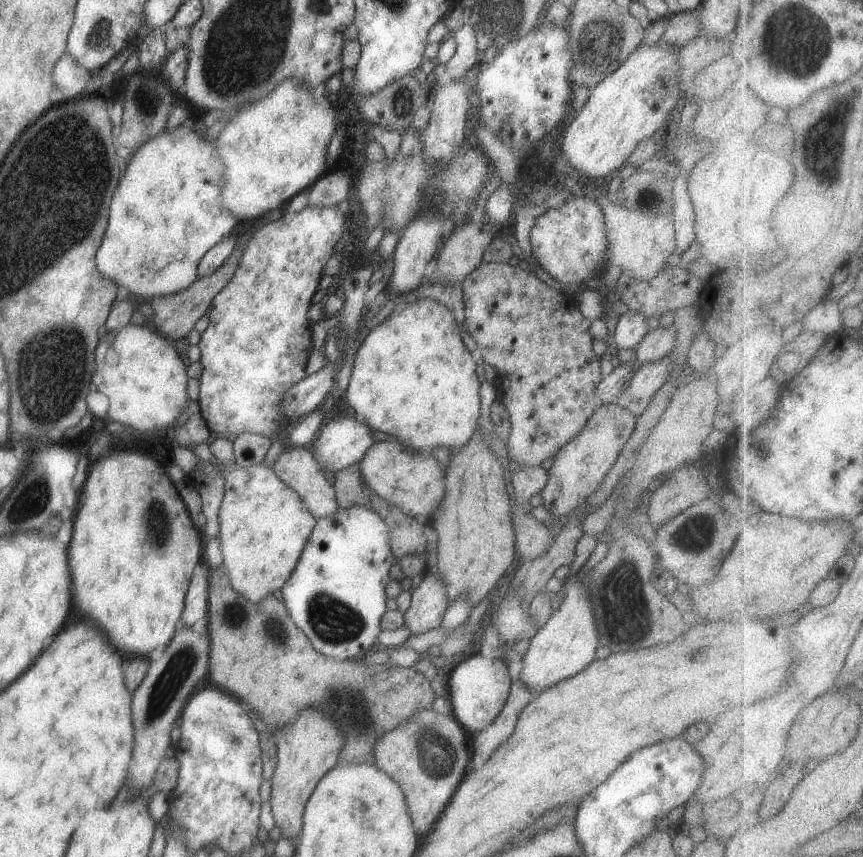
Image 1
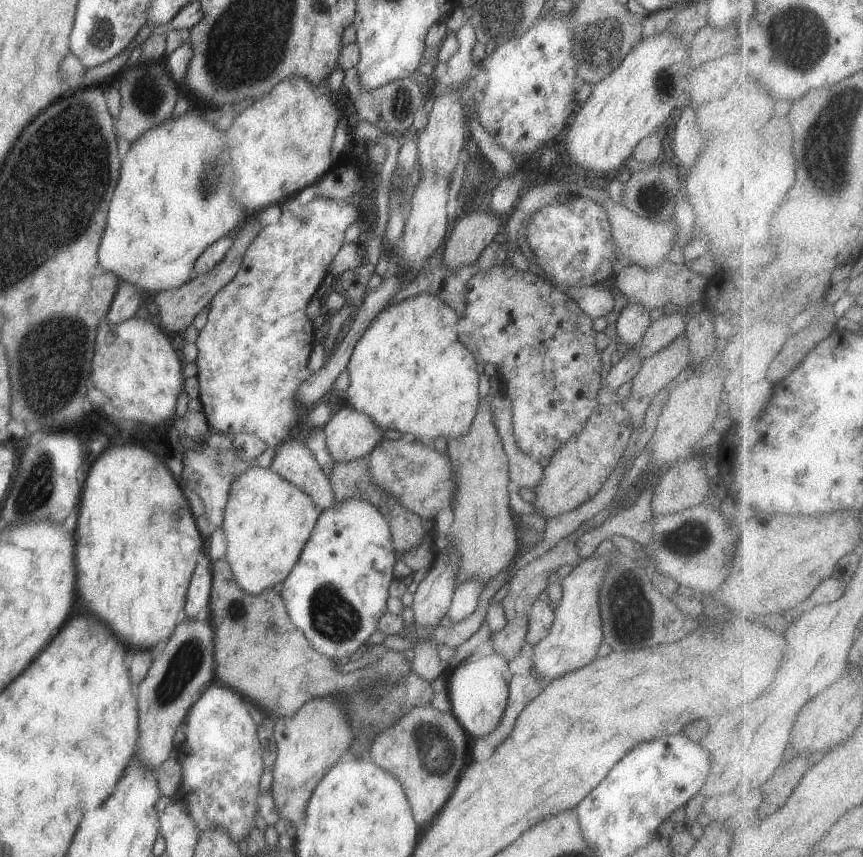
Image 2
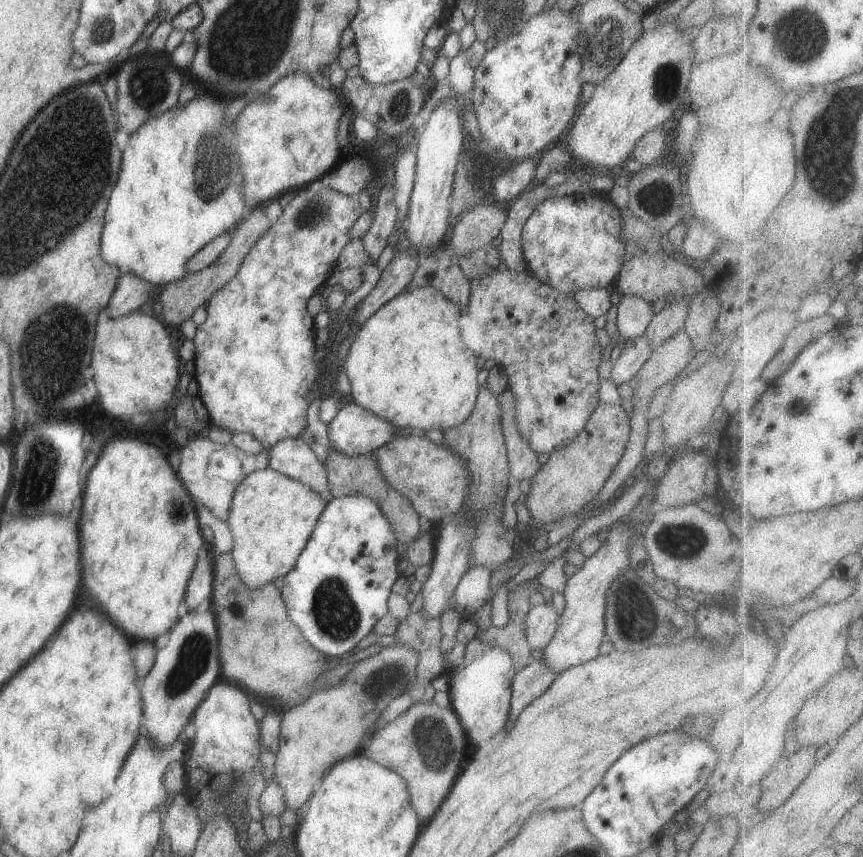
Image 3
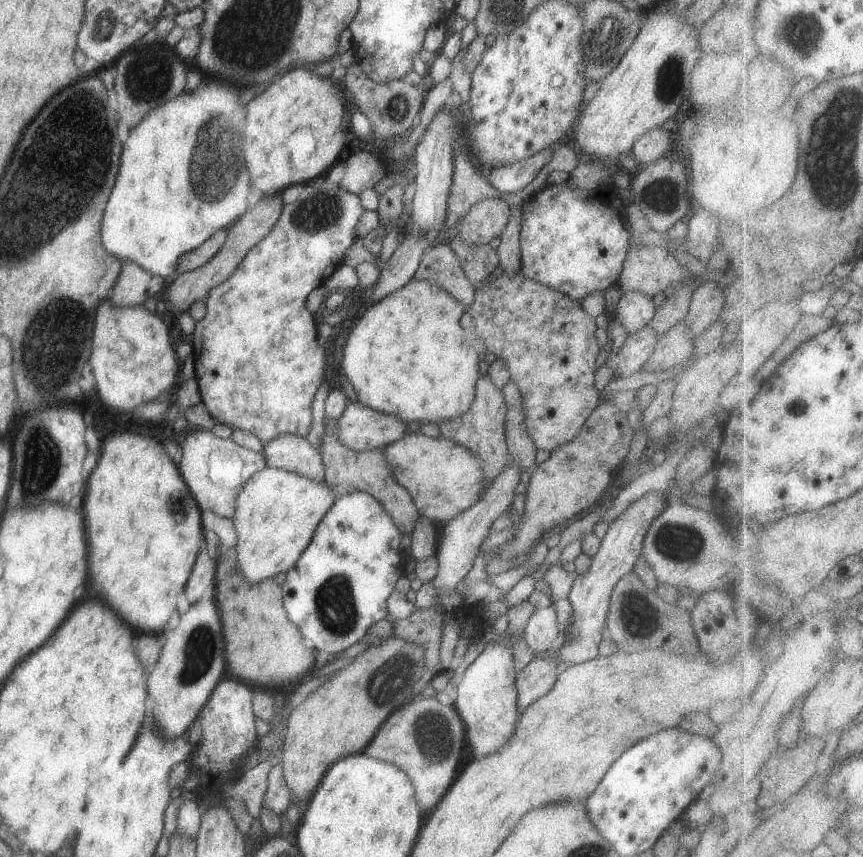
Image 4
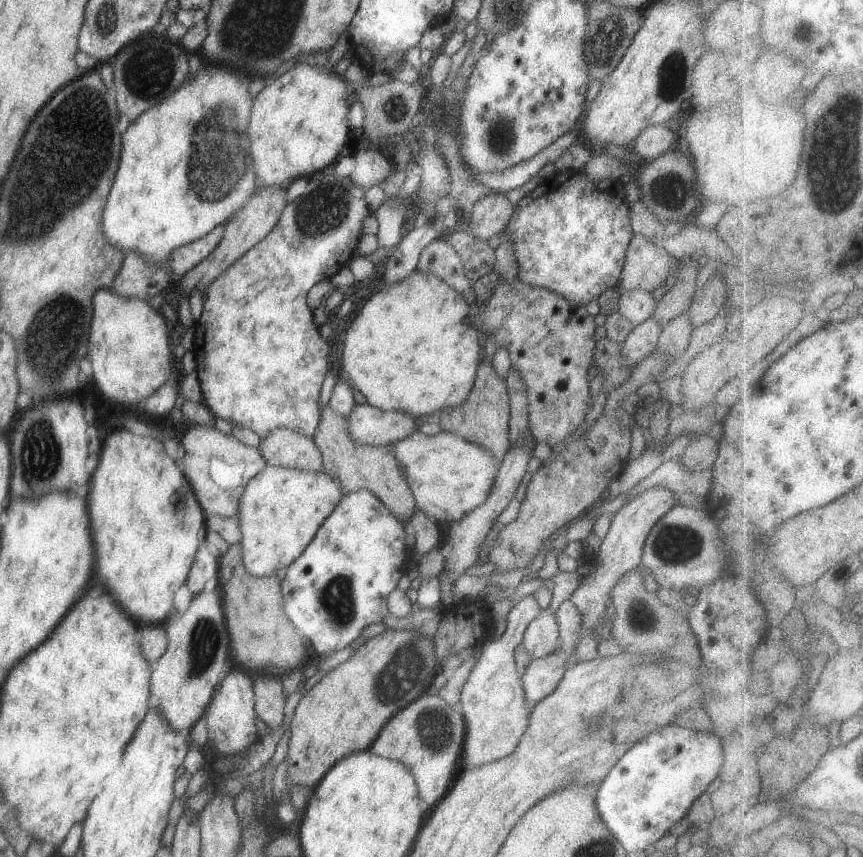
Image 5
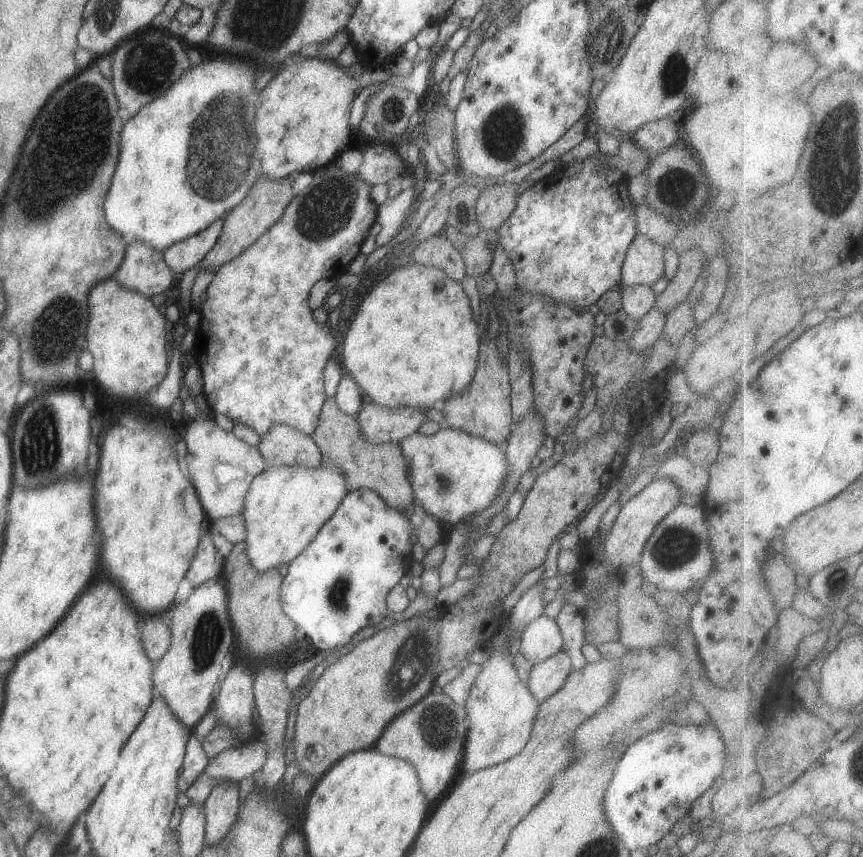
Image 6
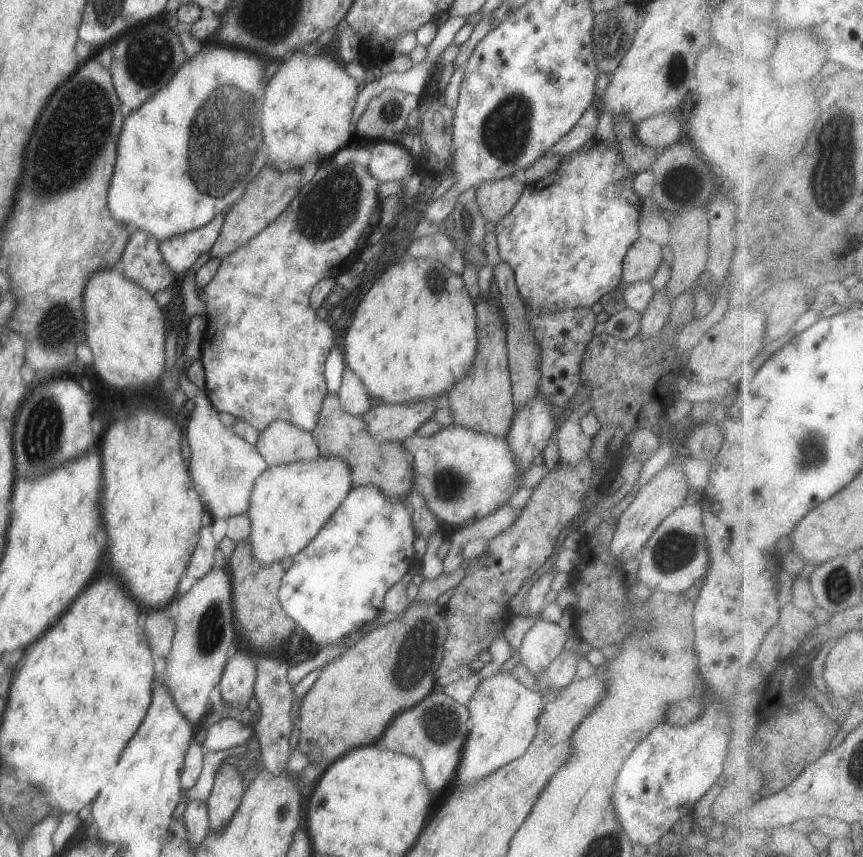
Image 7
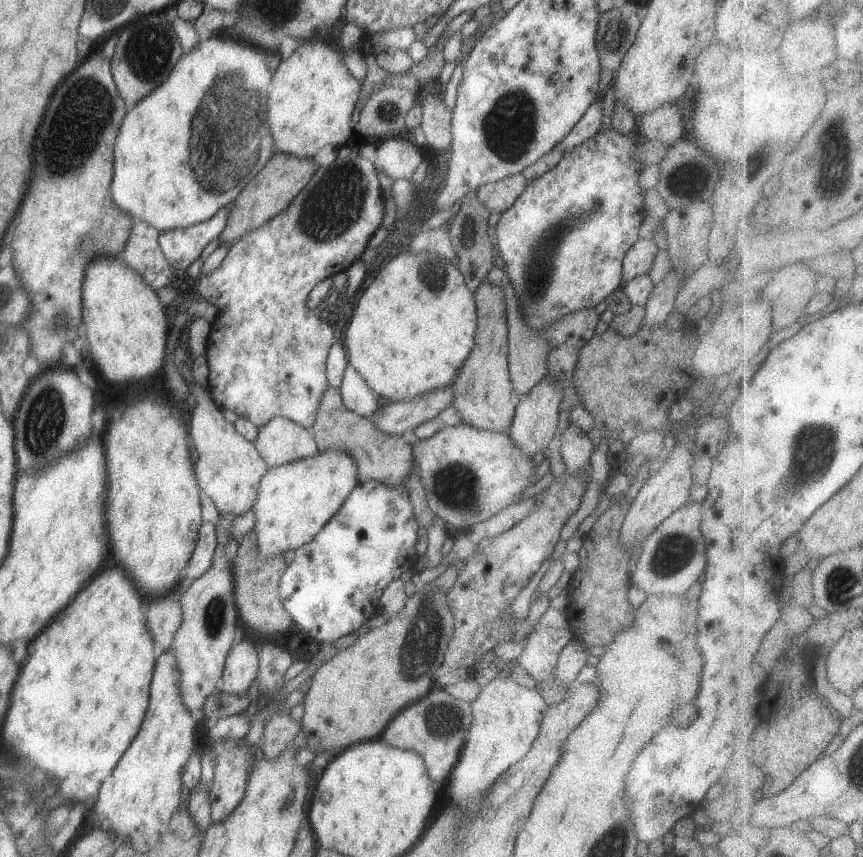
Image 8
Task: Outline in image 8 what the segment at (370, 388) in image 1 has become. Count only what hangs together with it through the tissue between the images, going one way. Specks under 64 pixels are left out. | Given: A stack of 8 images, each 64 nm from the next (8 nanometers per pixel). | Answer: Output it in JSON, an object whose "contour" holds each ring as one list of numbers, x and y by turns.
{"contour":[[404,250,381,268,375,280,364,290,346,334,339,337,347,350,349,364,364,378,364,382,378,396,390,402,400,402,432,390,451,387,472,352,476,326,475,298,457,264,428,250]]}

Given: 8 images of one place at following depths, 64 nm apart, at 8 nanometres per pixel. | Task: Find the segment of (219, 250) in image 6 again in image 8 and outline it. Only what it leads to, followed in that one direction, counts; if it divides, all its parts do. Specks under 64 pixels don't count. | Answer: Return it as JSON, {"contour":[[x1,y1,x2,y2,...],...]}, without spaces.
{"contour":[[275,152,266,166,262,167,228,207,228,224,220,233,220,245,238,242,244,234,256,230,258,226,286,210,294,197,310,182,318,168,320,166,314,162,314,158,296,158]]}

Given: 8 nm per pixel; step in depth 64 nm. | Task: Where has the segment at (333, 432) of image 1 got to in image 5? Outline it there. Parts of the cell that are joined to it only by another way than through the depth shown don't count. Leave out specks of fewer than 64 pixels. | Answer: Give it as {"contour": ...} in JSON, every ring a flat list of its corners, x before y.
{"contour":[[358,403,345,418,345,426,353,442,360,445,392,446,417,431,417,420,404,412,384,411]]}

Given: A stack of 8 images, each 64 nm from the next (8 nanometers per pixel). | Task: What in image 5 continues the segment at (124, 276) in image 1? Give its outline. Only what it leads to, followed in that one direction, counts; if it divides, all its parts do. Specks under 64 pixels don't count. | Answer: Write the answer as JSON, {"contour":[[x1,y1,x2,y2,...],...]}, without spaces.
{"contour":[[203,62,198,75,190,75,189,80,174,93,171,93,168,98,157,103,156,106,152,106,152,109,146,110,134,123,130,123,124,136,121,136,118,172,115,173,112,189,103,211,103,234,111,246,119,249,123,254,137,253,159,268,168,269,169,259,175,251,202,239,205,235,212,233,214,228,221,225,225,226,237,213,242,211,242,208,247,206,249,198,257,192,259,184,253,172,253,163,250,162,251,158,248,156,250,145,246,144,245,141,242,142,242,140,246,140,246,124,249,124,251,107,253,106,253,99,248,93,252,80,253,76,240,73,237,69,236,72,232,72,227,67]]}

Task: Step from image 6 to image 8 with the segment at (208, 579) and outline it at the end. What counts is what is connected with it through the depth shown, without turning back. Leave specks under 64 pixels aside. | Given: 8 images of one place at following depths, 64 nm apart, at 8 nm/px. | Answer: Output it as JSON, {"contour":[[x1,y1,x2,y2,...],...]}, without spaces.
{"contour":[[203,524,199,528,199,537,195,549,184,571,184,576,186,578,190,578,194,581,212,566,216,545,217,531,214,524]]}

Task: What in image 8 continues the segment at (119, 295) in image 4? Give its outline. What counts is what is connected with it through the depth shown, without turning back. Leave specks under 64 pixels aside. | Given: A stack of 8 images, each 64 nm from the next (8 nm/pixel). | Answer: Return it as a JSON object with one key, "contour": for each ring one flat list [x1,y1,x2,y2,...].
{"contour":[[138,221,133,224,120,254,126,266,132,266,132,270,136,270,144,282,156,291,169,286,175,273,160,248,158,237,159,232,154,226]]}

